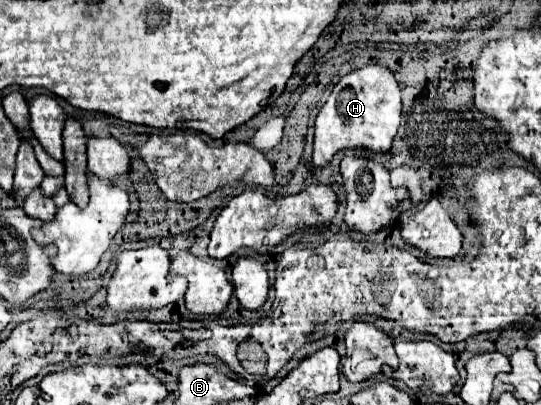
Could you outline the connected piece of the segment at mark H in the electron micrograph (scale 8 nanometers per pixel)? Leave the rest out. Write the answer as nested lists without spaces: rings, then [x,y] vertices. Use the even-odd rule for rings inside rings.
[[[367,63],[339,79],[327,103],[315,119],[313,165],[321,167],[345,147],[369,147],[373,151],[389,151],[401,117],[401,93],[393,71],[385,65]]]

